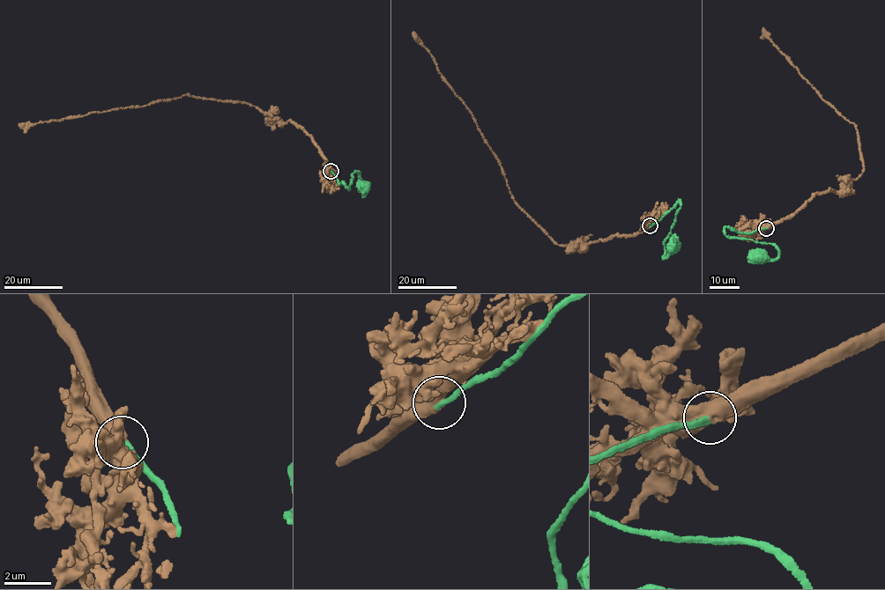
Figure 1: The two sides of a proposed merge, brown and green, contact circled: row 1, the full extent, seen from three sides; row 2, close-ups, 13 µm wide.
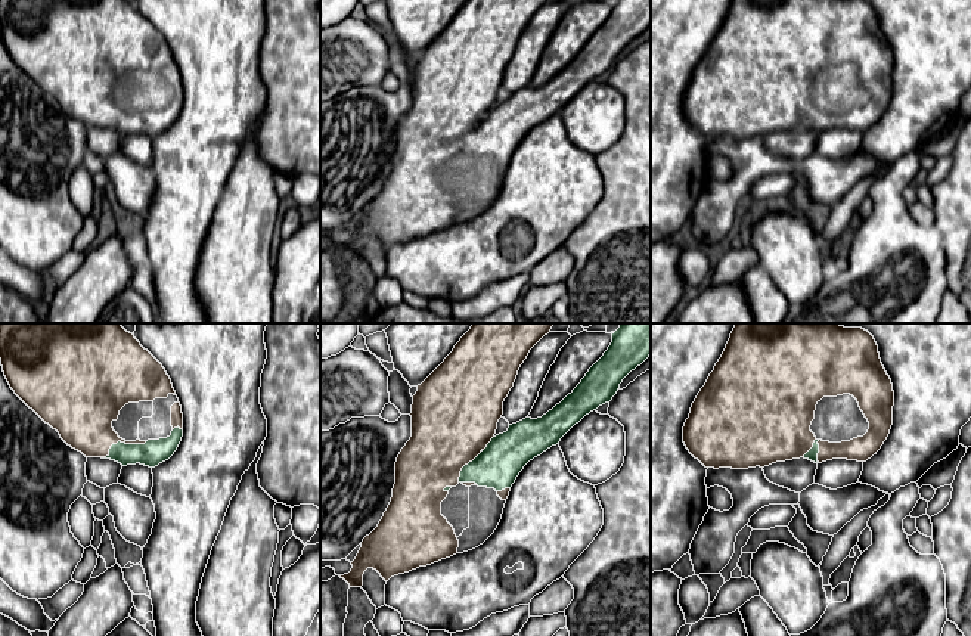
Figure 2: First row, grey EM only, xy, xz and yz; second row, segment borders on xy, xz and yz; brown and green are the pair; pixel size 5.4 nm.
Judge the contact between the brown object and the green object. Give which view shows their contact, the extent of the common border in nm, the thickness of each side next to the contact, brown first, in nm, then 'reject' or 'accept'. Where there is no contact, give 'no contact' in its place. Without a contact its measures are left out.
contact in xy; length 260 nm; calibres 320 and 140 nm; accept

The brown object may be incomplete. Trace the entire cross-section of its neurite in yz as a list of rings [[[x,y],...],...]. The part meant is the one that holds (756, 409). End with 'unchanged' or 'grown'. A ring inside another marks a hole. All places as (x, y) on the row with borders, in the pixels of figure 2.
[[[736,323],[726,348],[710,373],[705,385],[698,393],[695,401],[692,403],[689,418],[683,426],[683,443],[689,453],[698,459],[705,468],[732,468],[732,469],[748,469],[748,468],[764,468],[776,462],[785,462],[792,459],[809,459],[815,463],[822,463],[832,459],[847,459],[866,462],[881,449],[887,440],[891,425],[893,425],[893,406],[894,406],[894,391],[890,376],[887,375],[878,353],[878,345],[874,336],[862,328],[844,328],[838,323]],[[843,394],[853,395],[865,418],[869,422],[869,429],[863,437],[853,438],[850,441],[829,443],[822,441],[815,437],[810,431],[812,421],[815,419],[816,404],[823,397],[837,397]]]; grown

